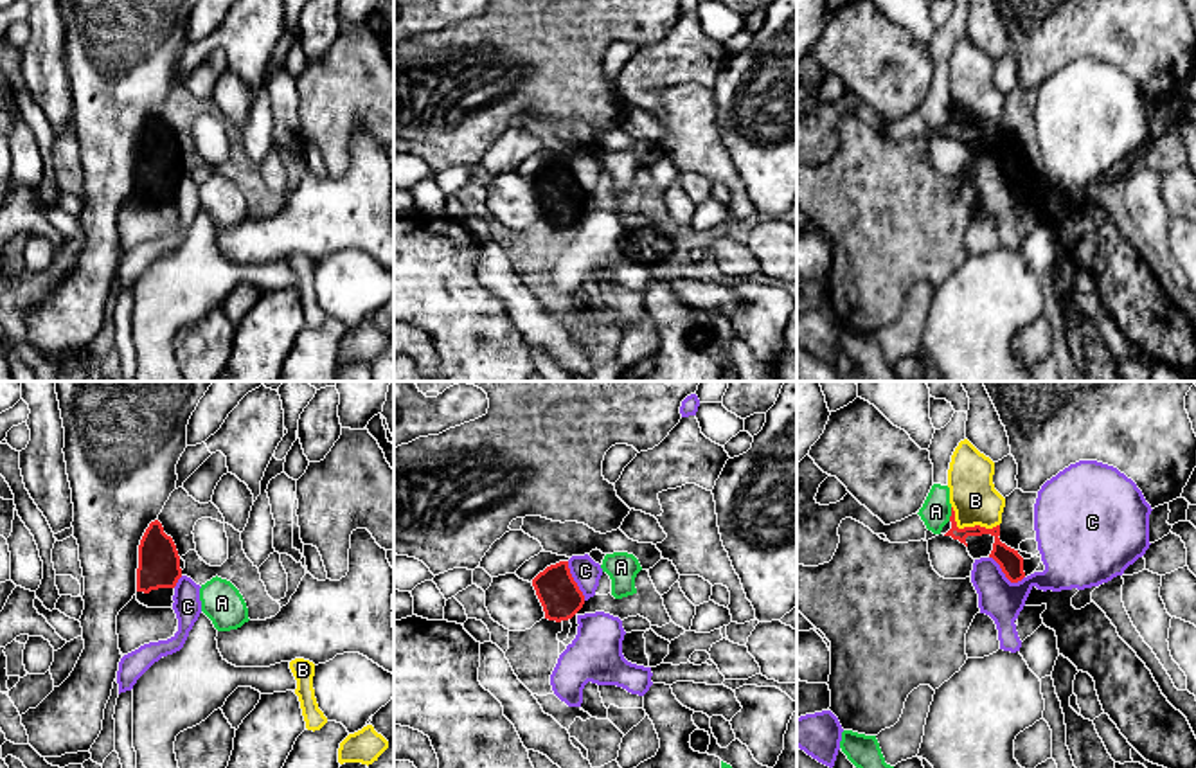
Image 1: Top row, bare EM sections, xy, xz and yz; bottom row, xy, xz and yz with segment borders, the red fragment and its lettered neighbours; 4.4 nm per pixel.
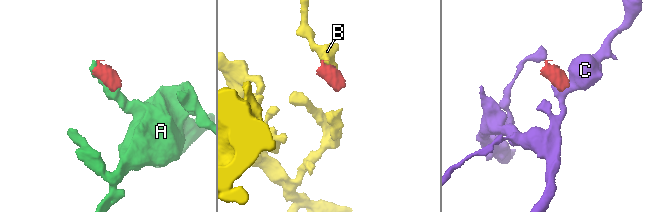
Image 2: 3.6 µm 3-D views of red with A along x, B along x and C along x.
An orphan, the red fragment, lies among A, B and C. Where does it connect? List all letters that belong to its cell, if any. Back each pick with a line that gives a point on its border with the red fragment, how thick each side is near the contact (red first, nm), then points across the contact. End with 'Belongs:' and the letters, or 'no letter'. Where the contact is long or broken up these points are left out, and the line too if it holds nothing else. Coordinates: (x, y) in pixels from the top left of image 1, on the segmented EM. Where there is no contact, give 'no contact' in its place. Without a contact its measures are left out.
Belongs: no letter

